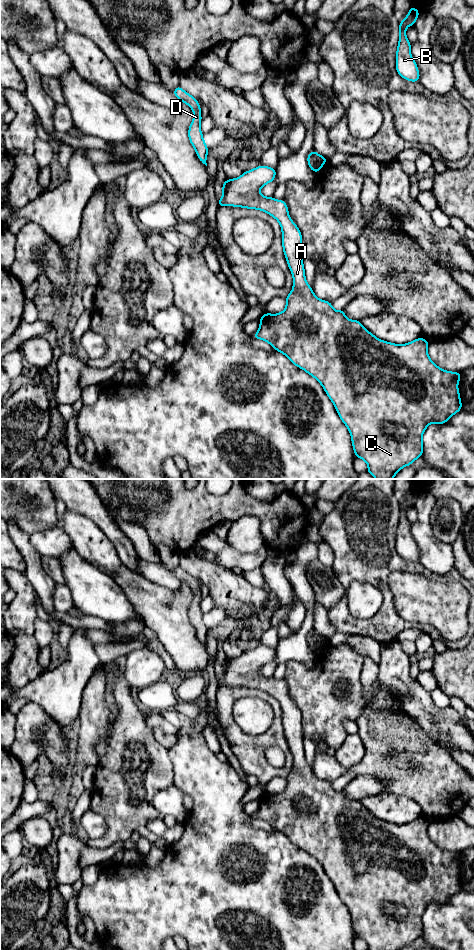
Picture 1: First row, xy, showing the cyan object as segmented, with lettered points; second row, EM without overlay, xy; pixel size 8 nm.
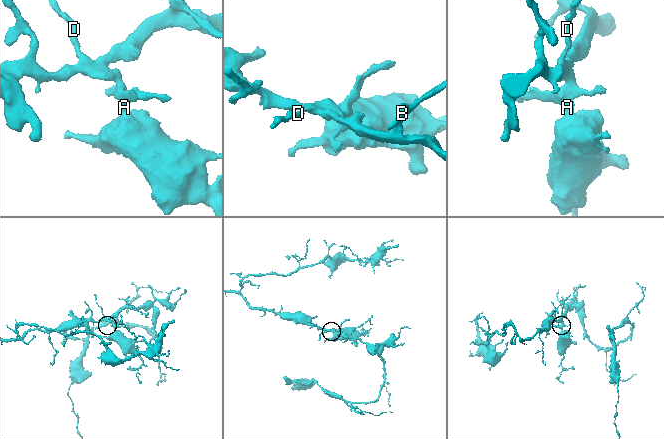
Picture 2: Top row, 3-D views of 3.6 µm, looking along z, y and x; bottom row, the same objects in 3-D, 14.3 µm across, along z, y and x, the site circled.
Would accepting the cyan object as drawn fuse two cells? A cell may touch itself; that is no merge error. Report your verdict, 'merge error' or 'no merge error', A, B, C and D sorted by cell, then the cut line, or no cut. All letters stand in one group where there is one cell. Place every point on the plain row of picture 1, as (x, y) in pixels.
no merge error; A B C D; no cut

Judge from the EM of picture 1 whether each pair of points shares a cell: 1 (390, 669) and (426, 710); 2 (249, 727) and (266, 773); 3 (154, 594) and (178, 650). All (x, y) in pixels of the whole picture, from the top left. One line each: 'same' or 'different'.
1: same
2: different
3: same

